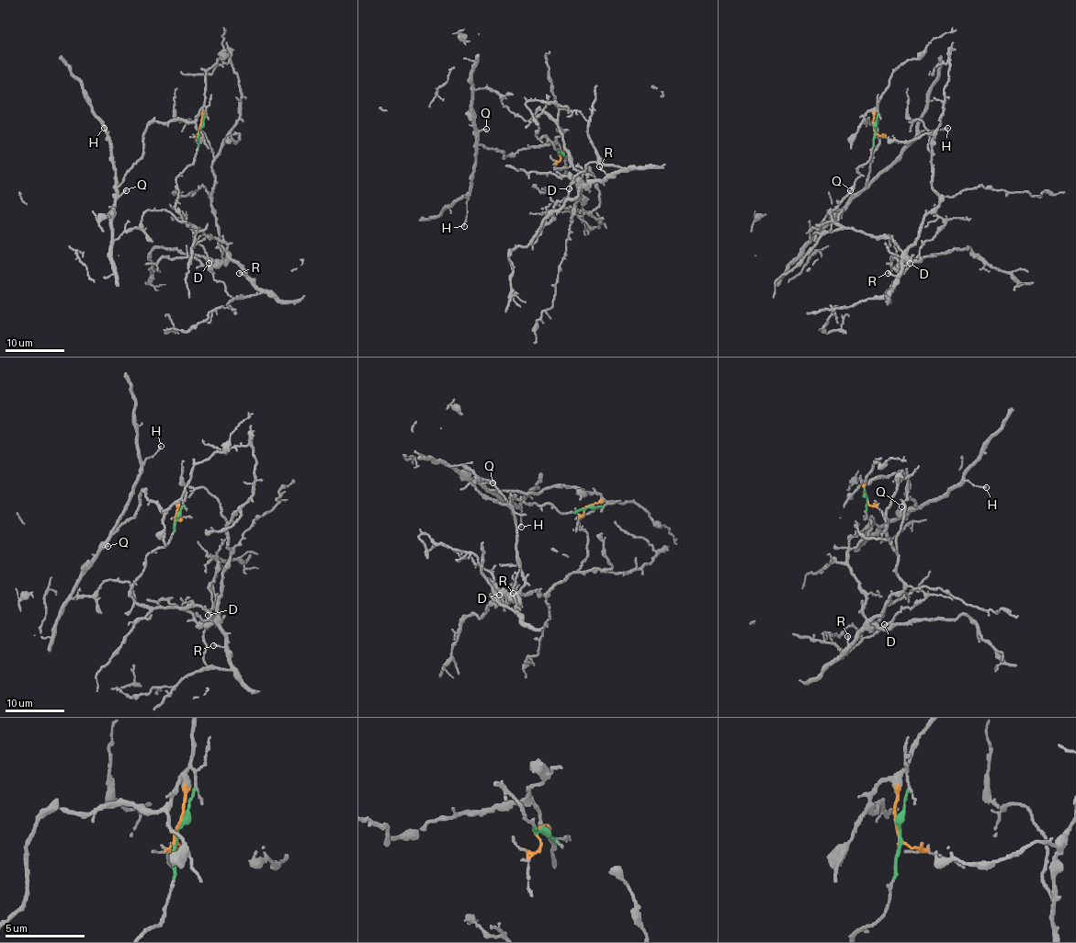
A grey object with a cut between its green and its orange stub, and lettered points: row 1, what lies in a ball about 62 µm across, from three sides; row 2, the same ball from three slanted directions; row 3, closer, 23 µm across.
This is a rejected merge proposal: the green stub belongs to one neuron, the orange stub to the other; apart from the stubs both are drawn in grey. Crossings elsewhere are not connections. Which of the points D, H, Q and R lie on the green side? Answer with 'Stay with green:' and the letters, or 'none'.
Stay with green: D, R

